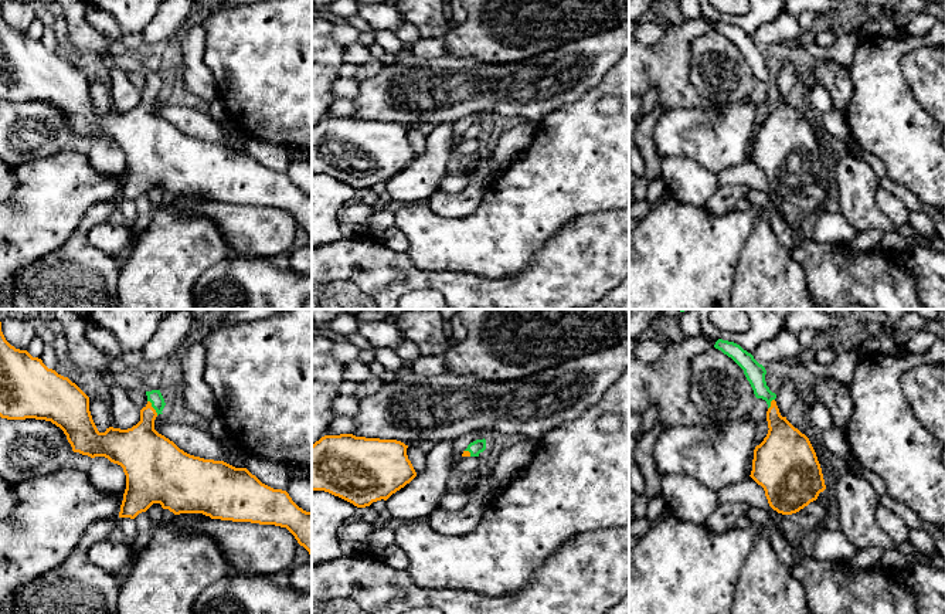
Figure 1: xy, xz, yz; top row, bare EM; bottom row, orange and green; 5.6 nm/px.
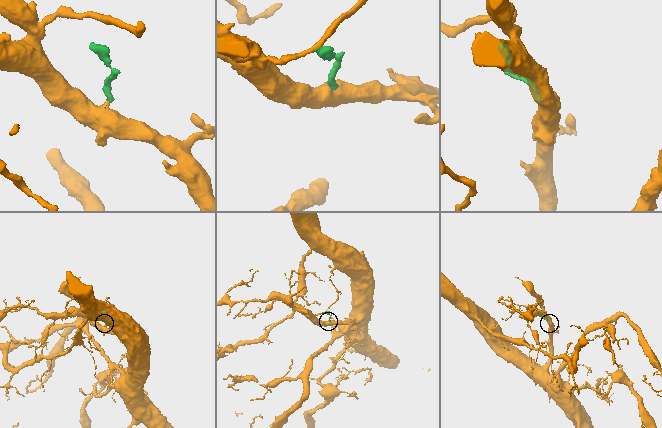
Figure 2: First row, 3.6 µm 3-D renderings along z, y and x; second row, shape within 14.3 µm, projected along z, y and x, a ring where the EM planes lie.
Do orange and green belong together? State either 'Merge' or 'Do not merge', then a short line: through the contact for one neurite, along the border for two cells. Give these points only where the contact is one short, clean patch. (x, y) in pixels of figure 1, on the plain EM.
Merge. Line: xy (140, 132), (146, 101), (152, 90), (155, 78)

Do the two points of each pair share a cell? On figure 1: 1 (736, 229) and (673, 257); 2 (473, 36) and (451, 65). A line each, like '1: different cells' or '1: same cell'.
1: same cell
2: different cells

